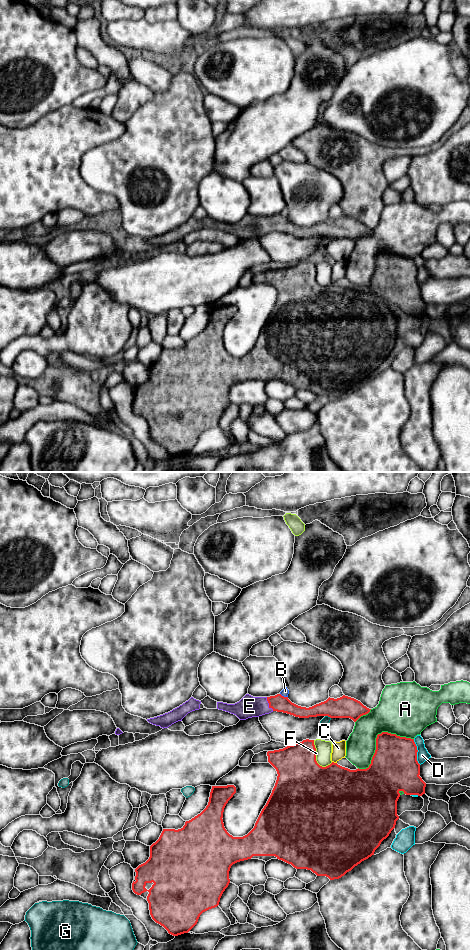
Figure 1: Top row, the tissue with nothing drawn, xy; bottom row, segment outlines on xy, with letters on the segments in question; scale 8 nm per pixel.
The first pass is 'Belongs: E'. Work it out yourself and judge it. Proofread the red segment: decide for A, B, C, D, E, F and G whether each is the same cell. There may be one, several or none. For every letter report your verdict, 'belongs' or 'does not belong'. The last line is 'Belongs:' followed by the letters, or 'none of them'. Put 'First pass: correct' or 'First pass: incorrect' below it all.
A: does not belong
B: does not belong
C: does not belong
D: does not belong
E: belongs
F: does not belong
G: does not belong
Belongs: E
First pass: correct

